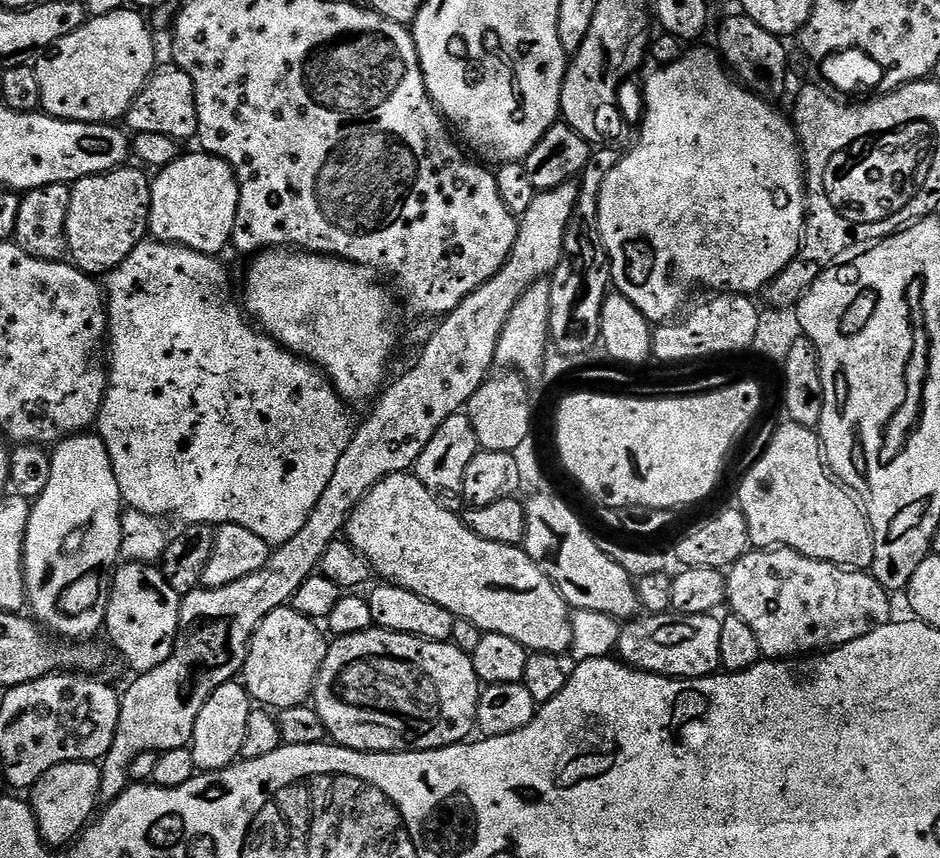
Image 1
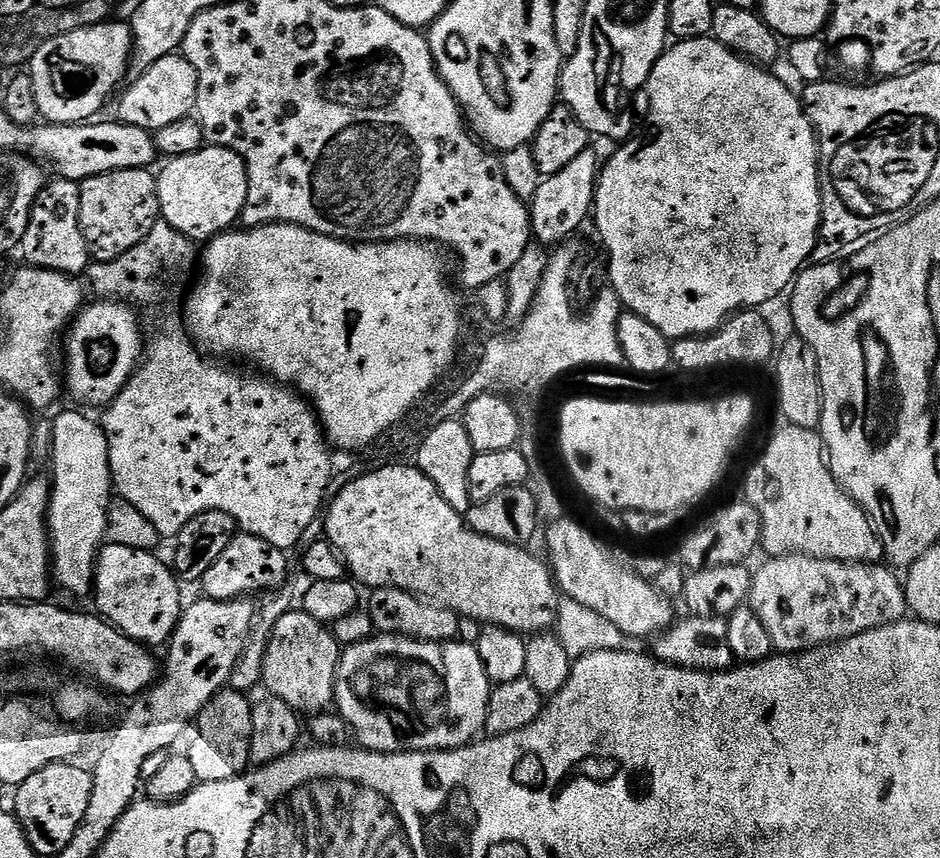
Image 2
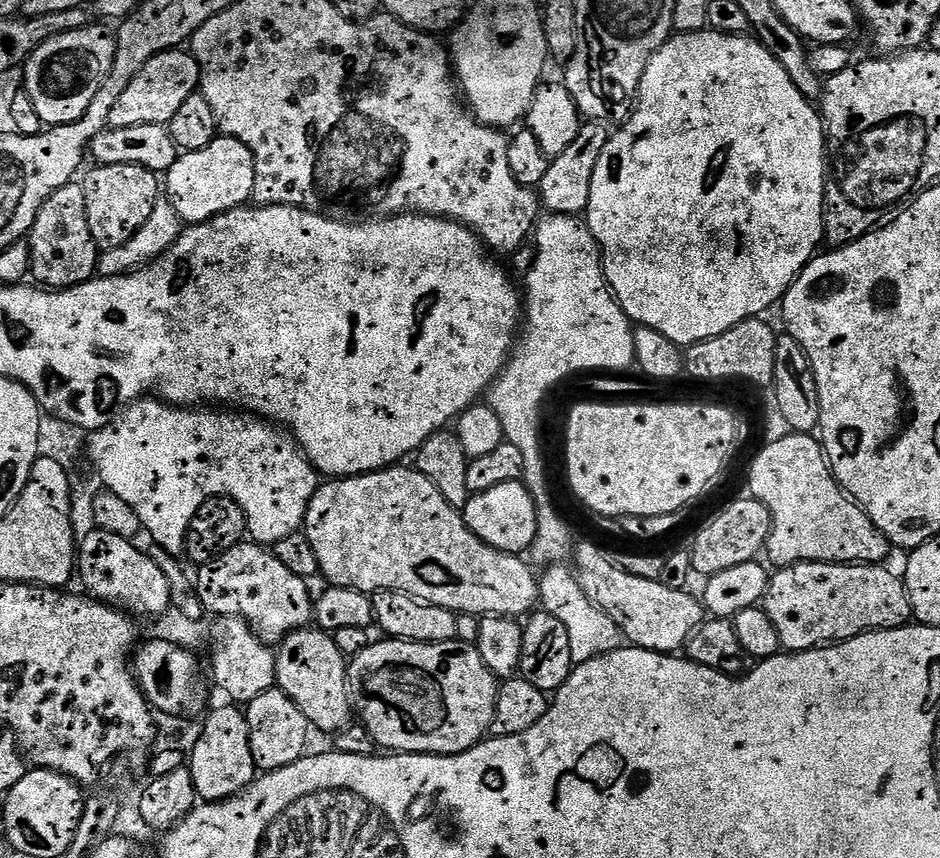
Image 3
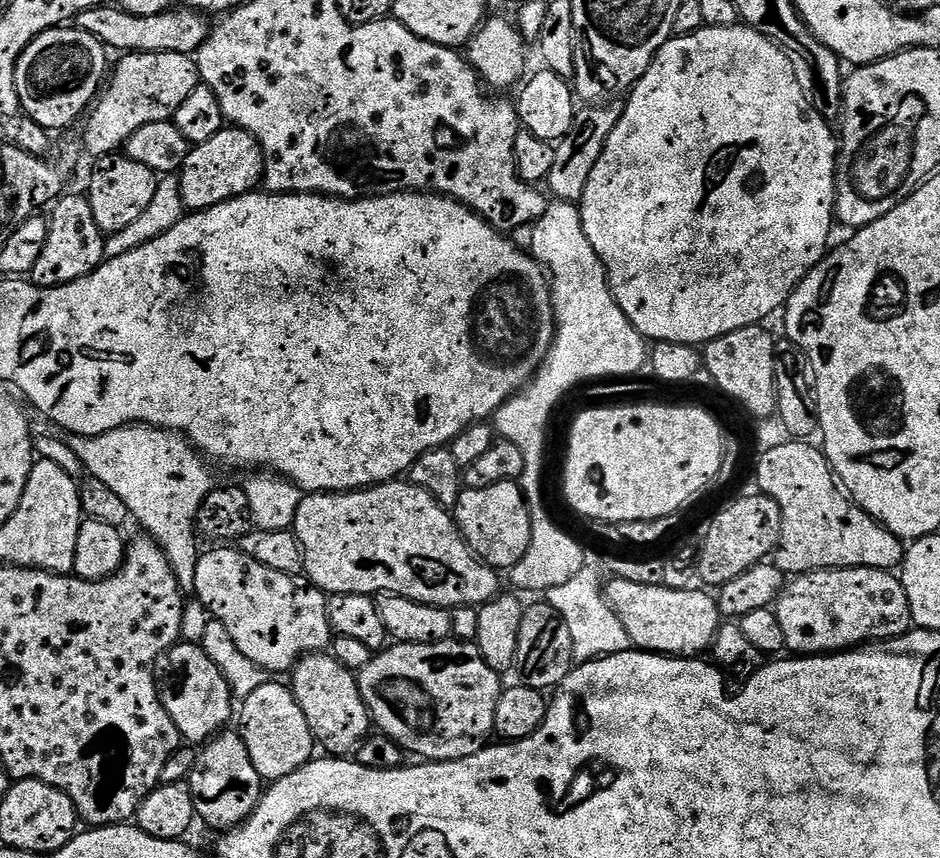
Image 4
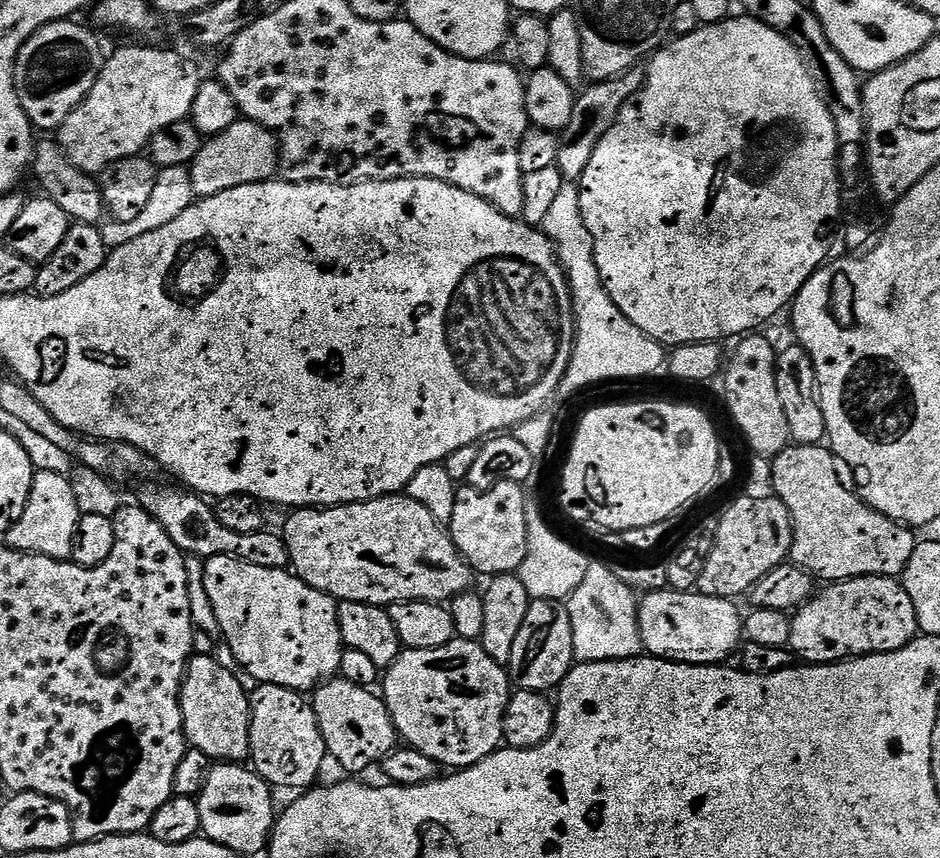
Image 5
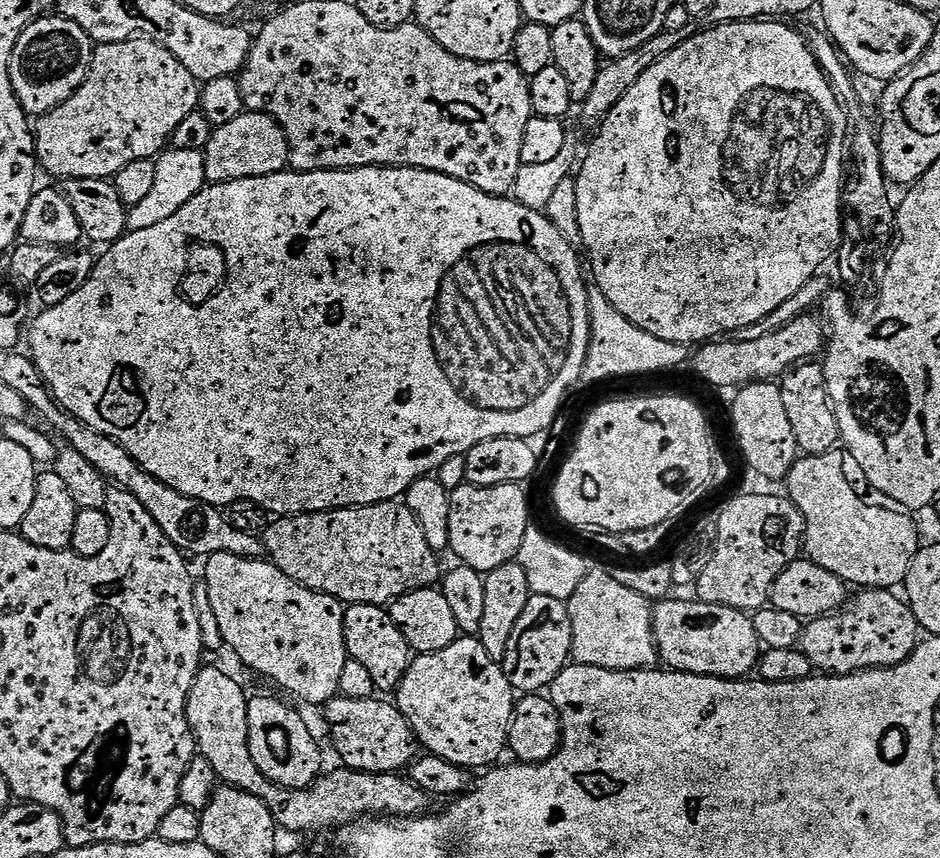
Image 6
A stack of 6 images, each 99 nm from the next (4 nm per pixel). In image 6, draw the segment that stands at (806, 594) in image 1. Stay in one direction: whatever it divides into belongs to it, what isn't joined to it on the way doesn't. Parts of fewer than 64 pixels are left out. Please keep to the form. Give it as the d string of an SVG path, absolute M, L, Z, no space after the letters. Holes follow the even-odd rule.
M882 588L860 590L840 611L809 619L798 647L806 654L806 658L810 658L813 669L829 676L849 676L855 672L868 672L871 668L893 668L910 659L912 651L921 643L922 629L907 599L900 597L899 600L896 595L895 591Z

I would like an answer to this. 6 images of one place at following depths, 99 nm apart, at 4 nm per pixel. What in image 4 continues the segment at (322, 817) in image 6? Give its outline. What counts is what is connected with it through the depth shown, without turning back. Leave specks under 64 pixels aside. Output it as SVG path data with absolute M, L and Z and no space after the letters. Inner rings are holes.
M181 642L172 647L166 657L168 672L172 677L159 685L160 701L170 714L174 726L178 726L181 737L188 740L192 746L200 746L212 739L213 736L225 731L228 724L233 723L234 695L222 670L204 653L201 645Z

